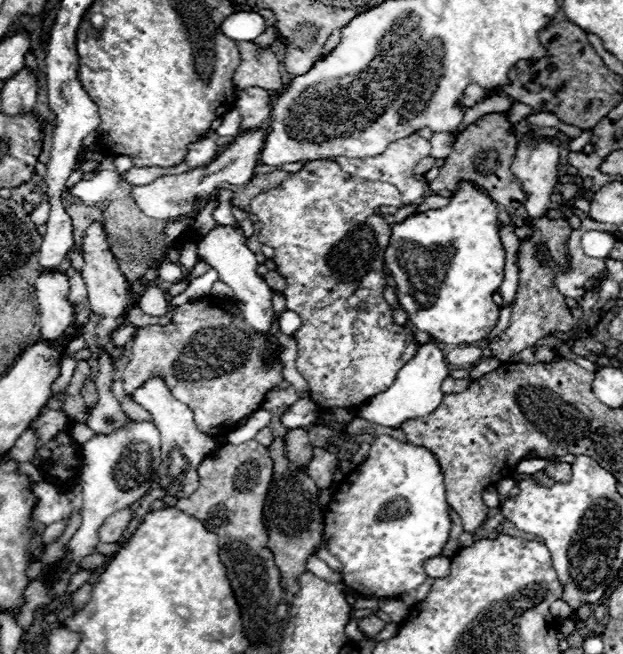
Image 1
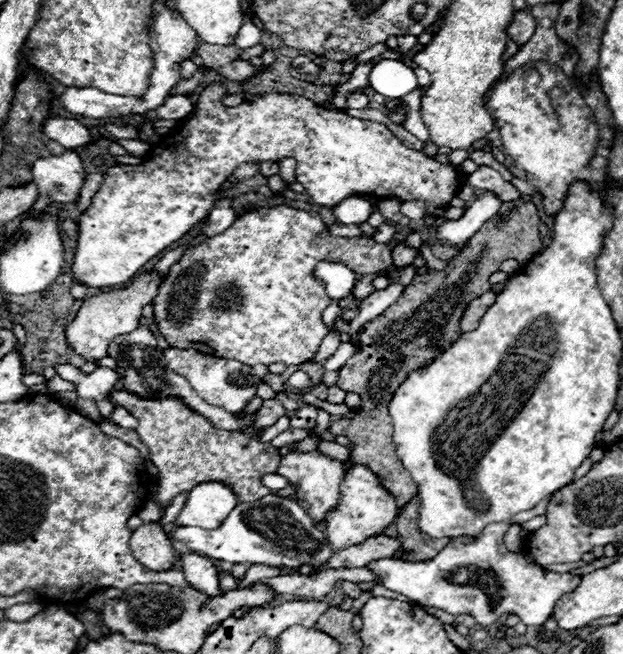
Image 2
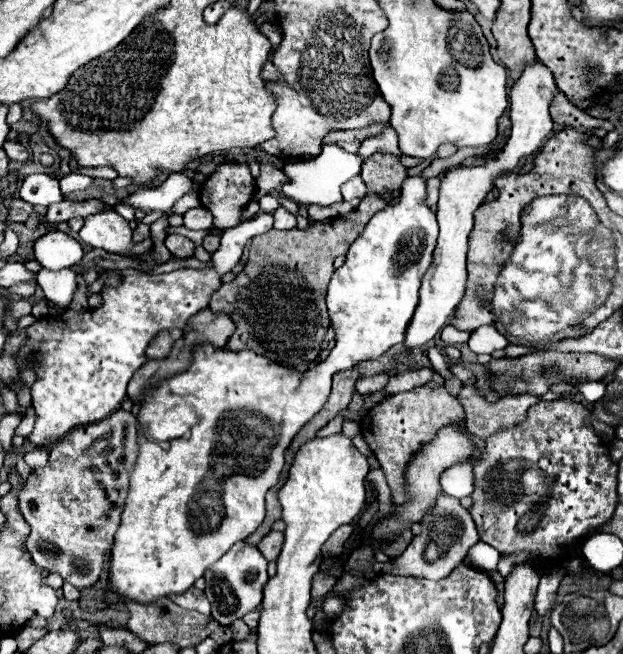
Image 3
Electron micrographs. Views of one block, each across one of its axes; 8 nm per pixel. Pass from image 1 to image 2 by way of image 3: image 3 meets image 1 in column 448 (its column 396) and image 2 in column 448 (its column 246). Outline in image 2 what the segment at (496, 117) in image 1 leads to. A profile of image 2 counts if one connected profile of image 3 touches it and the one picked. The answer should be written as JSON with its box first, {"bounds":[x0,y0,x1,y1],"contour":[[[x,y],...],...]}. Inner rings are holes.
{"bounds":[328,200,542,508],"contour":[[[524,200],[502,202],[498,214],[460,248],[460,254],[456,254],[442,272],[426,266],[418,268],[414,280],[406,286],[400,298],[380,316],[364,324],[364,332],[360,336],[362,348],[344,364],[336,382],[338,388],[360,394],[362,410],[352,420],[332,422],[328,430],[332,434],[348,436],[348,440],[354,444],[350,464],[368,464],[368,468],[380,476],[386,490],[396,498],[398,508],[412,500],[416,494],[416,484],[396,456],[392,422],[388,416],[390,398],[410,372],[424,368],[462,336],[460,318],[464,310],[474,298],[492,290],[488,278],[498,272],[504,260],[516,260],[520,266],[526,266],[542,250],[540,216],[536,206]]]}

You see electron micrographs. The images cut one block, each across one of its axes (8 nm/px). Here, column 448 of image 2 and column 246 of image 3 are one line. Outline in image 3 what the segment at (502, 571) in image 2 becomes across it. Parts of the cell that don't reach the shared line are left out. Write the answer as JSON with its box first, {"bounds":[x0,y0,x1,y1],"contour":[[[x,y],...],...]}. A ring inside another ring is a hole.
{"bounds":[204,542,268,626],"contour":[[[246,542],[234,544],[218,562],[214,562],[204,574],[206,598],[212,604],[212,618],[224,626],[230,626],[234,620],[256,610],[262,604],[262,588],[268,582],[266,566],[268,562],[262,558],[258,548]]]}

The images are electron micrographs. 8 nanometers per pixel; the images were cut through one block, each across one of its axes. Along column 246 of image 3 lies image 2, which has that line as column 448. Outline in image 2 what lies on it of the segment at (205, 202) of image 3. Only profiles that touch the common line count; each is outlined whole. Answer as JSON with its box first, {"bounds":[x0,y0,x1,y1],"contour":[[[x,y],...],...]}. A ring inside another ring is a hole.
{"bounds":[72,82,462,288],"contour":[[[212,82],[200,92],[194,112],[190,112],[168,136],[164,136],[148,158],[138,166],[110,166],[104,174],[100,190],[94,194],[90,208],[78,218],[80,234],[76,246],[76,258],[72,276],[84,286],[104,288],[128,282],[150,258],[180,240],[192,226],[202,222],[216,200],[226,178],[246,162],[280,162],[282,158],[296,160],[296,182],[300,182],[314,204],[336,206],[348,196],[376,196],[376,198],[400,198],[424,200],[426,216],[442,216],[444,204],[448,204],[462,188],[458,170],[450,164],[438,164],[402,144],[384,124],[360,120],[340,110],[318,106],[312,100],[298,94],[262,94],[252,100],[244,100],[238,106],[224,106],[228,88],[224,82]]]}

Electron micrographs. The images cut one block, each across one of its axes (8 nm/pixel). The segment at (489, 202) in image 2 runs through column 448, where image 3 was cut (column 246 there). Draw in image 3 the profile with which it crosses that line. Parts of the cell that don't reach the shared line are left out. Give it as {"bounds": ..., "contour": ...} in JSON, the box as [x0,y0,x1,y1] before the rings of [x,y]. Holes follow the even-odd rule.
{"bounds":[18,214,274,448],"contour":[[[256,214],[252,220],[244,220],[234,228],[226,228],[222,232],[220,248],[212,254],[212,260],[210,260],[214,268],[204,268],[204,270],[182,268],[182,270],[174,270],[168,274],[158,274],[158,276],[146,276],[146,274],[124,276],[122,286],[102,292],[102,296],[104,296],[102,308],[94,308],[94,310],[86,310],[86,312],[66,310],[58,318],[52,318],[52,320],[44,318],[44,320],[38,320],[32,326],[24,328],[24,332],[28,334],[28,340],[26,340],[26,346],[18,354],[18,366],[26,364],[26,360],[30,360],[30,356],[40,358],[40,364],[34,366],[36,382],[30,388],[32,406],[38,414],[36,426],[34,426],[32,434],[28,436],[30,442],[34,446],[44,448],[46,438],[54,436],[56,440],[60,440],[72,428],[76,428],[80,424],[90,424],[90,422],[102,420],[108,414],[112,414],[114,410],[118,410],[118,406],[126,400],[126,386],[130,382],[130,376],[146,362],[144,350],[150,344],[150,340],[160,330],[184,328],[186,318],[194,316],[202,308],[208,308],[210,294],[214,290],[218,290],[218,286],[222,284],[220,276],[230,272],[238,264],[238,260],[242,256],[242,248],[250,242],[250,238],[272,230],[272,222],[274,222],[272,214]]]}

